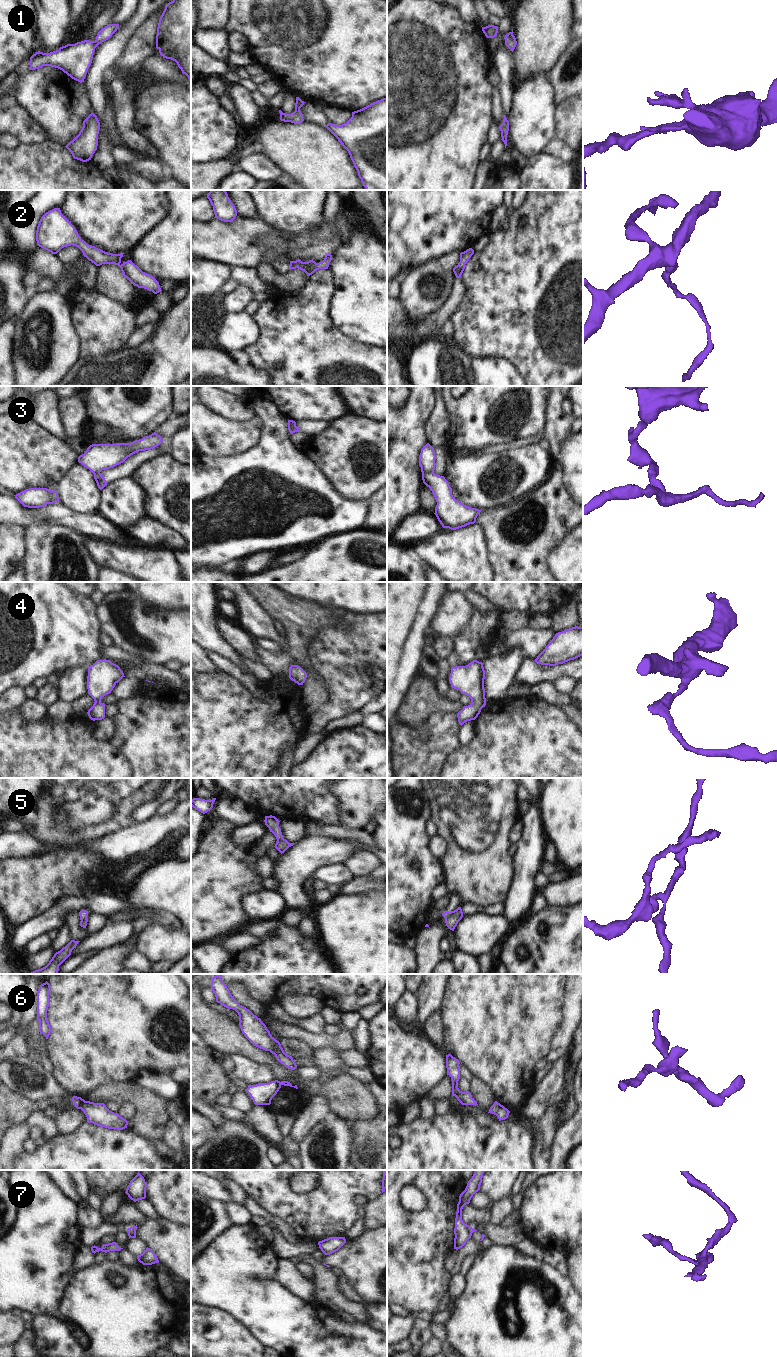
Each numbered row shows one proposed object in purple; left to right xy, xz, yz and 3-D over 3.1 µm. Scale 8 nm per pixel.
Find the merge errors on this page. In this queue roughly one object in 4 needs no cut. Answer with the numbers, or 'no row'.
3, 5, 6, 7

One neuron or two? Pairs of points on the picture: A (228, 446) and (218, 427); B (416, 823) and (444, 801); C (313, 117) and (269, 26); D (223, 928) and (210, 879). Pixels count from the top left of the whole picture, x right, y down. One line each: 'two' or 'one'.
A: one
B: two
C: two
D: one

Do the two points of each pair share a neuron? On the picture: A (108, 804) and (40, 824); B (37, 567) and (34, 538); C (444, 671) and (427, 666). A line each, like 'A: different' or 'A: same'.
A: same
B: same
C: different

